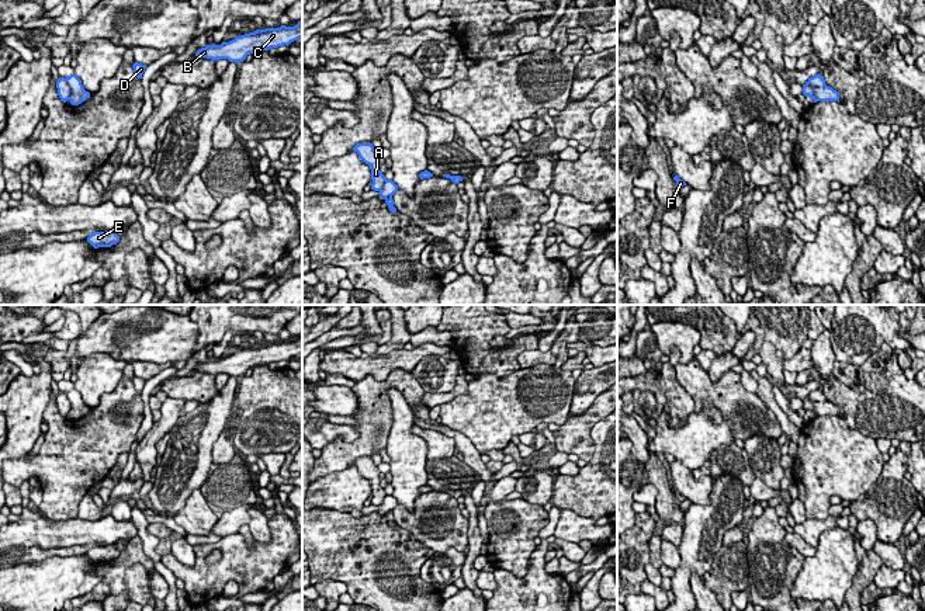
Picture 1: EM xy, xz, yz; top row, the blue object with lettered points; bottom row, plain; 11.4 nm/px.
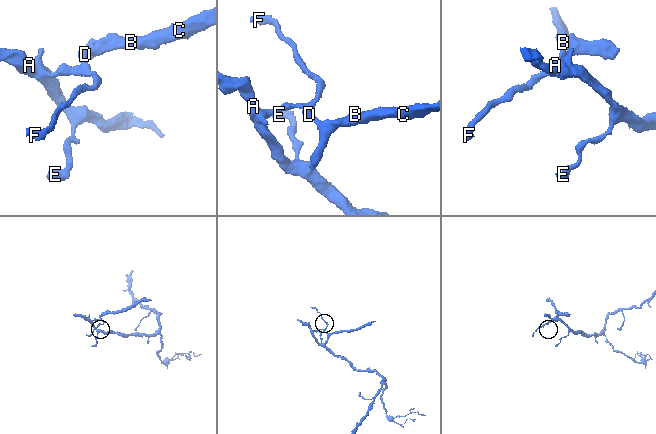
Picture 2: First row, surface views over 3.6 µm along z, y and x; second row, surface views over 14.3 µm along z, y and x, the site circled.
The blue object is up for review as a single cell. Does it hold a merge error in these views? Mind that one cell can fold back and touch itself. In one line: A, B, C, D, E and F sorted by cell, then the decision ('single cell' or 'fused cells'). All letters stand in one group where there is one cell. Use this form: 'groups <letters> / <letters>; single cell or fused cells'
groups A E / B C D F; fused cells

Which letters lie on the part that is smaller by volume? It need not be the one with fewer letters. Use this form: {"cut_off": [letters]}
{"cut_off": ["B", "C", "D", "F"]}

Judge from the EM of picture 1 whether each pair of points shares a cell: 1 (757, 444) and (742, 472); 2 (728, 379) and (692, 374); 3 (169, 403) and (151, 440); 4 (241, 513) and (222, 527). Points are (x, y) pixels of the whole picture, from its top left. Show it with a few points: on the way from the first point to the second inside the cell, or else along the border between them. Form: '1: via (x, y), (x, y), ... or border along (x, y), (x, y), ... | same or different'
1: border along (744, 447), (749, 468), (757, 475) | different
2: via (720, 386), (704, 386), (700, 382) | same
3: via (169, 412), (169, 419), (158, 431) | same
4: via (236, 517), (227, 524) | same

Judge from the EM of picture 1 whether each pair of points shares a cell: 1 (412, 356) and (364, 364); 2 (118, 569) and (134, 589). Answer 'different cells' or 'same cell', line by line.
1: same cell
2: different cells

